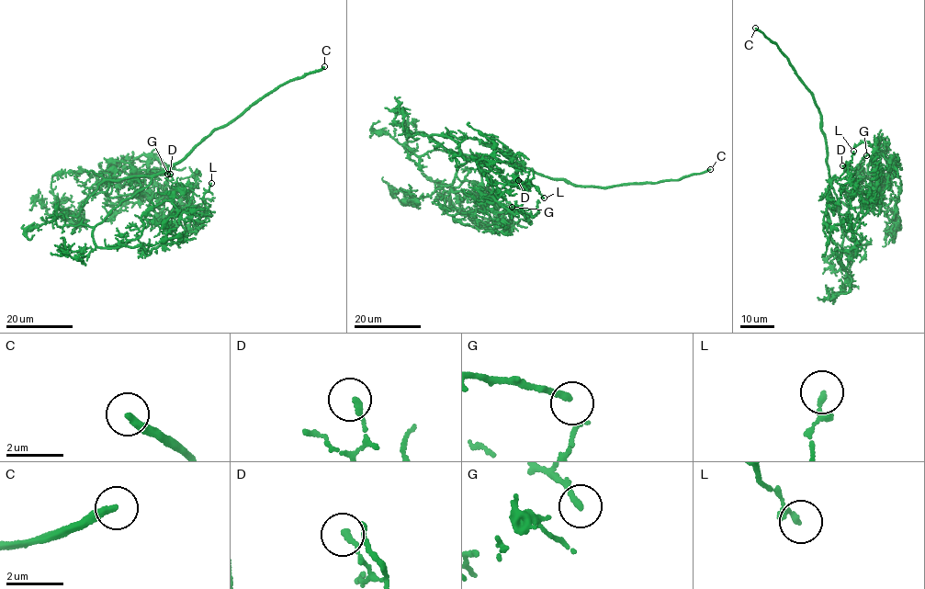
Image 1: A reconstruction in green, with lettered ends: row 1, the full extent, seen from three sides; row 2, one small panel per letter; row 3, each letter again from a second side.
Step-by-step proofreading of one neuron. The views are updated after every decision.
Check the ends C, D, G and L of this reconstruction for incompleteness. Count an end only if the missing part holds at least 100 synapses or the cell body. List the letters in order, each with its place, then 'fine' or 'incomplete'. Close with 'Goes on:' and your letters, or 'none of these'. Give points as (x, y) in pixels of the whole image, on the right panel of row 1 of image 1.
C: (755, 28) | incomplete
D: (842, 165) | fine
G: (866, 155) | fine
L: (853, 151) | fine
Goes on: C

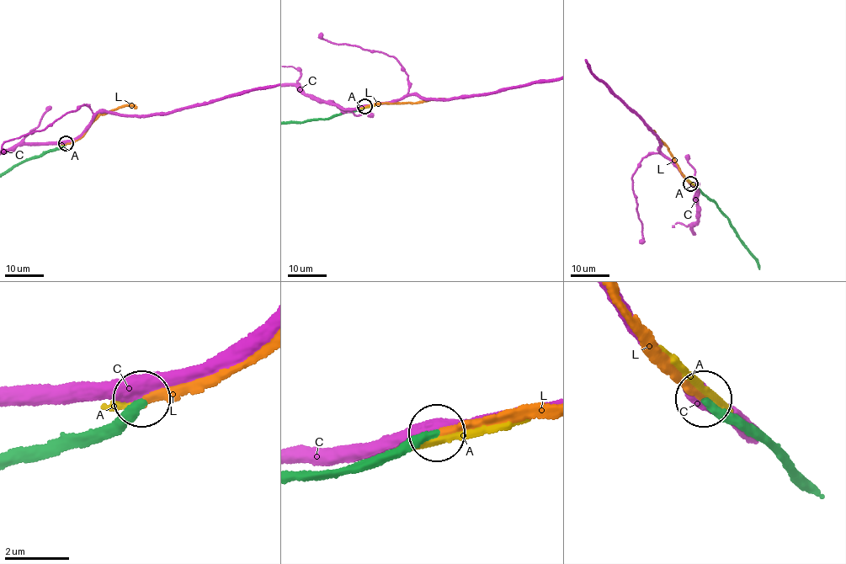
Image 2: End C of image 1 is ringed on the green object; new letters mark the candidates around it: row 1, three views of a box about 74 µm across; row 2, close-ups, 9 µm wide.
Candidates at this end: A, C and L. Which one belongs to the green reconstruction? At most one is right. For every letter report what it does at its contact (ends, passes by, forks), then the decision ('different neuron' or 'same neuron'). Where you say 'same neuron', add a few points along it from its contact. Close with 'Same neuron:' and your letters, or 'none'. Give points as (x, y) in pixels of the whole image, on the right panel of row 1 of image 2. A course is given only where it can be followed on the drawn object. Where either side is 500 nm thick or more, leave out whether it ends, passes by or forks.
A: it ends; different neuron
C: different neuron
L: it ends; same neuron; course (691, 183), (654, 132)
Same neuron: L

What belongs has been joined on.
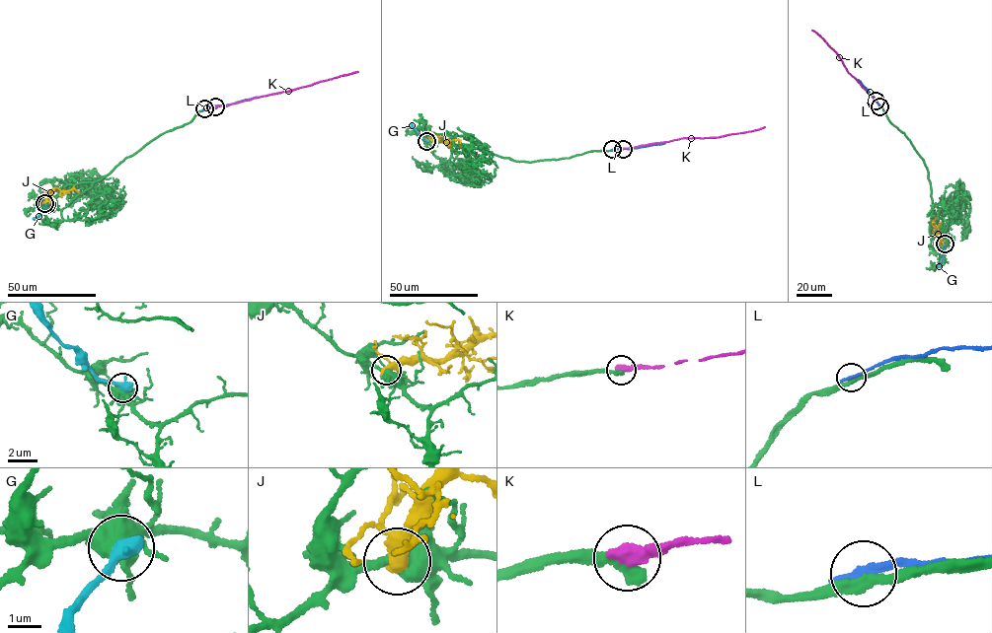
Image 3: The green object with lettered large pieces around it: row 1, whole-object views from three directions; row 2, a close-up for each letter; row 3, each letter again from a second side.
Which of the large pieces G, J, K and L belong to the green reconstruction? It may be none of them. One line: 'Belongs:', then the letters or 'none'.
Belongs: none

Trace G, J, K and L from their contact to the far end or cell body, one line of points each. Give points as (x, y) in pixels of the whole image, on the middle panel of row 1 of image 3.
G: (427, 141), (411, 123)
J: (426, 141), (441, 136), (447, 142), (456, 139), (461, 143)
K: (623, 148), (686, 137), (716, 137), (765, 126)
L: (612, 149), (664, 143)

